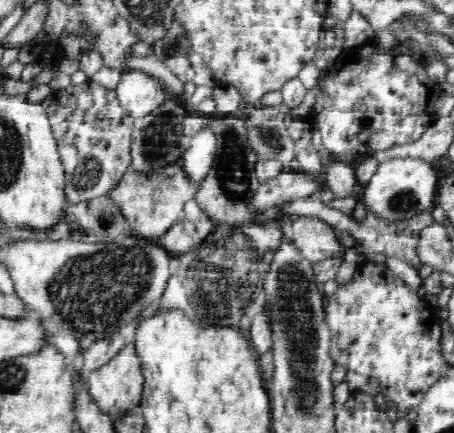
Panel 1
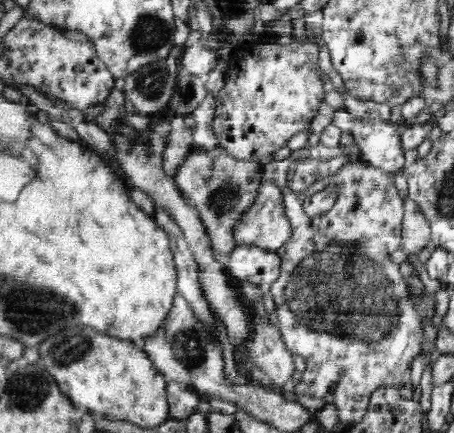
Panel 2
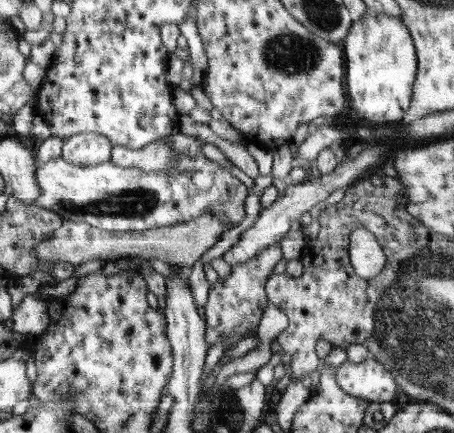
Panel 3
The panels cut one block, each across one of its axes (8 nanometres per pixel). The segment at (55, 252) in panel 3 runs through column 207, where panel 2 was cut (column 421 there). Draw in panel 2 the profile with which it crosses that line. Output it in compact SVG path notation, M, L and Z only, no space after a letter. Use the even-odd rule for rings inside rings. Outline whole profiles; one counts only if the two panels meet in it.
M404 198L404 218L402 218L402 250L408 254L418 254L424 246L432 242L432 230L422 214L420 206L412 198Z

